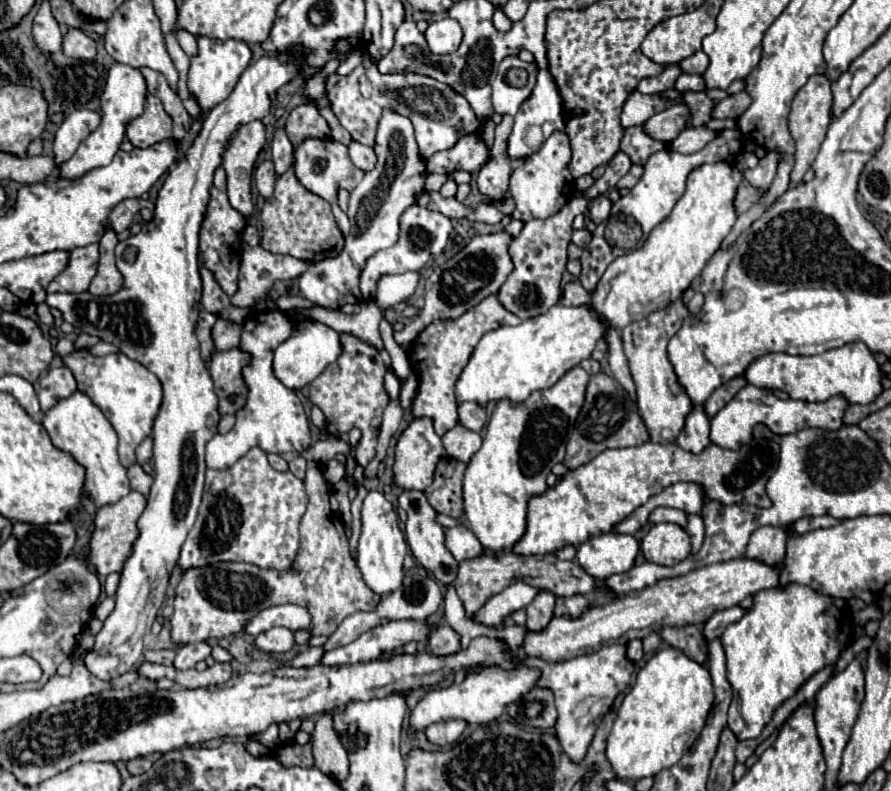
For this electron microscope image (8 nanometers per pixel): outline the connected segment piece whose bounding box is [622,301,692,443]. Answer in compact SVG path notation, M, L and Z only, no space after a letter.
M676 301L668 305L666 309L660 309L640 321L630 323L622 329L622 343L624 353L630 363L630 371L636 383L638 391L638 409L640 417L650 433L650 441L676 441L680 435L680 429L684 427L684 421L688 413L692 411L692 401L684 393L684 389L678 385L678 379L674 375L672 363L666 355L666 345L670 337L680 329L682 321L688 317L688 309L682 301Z

